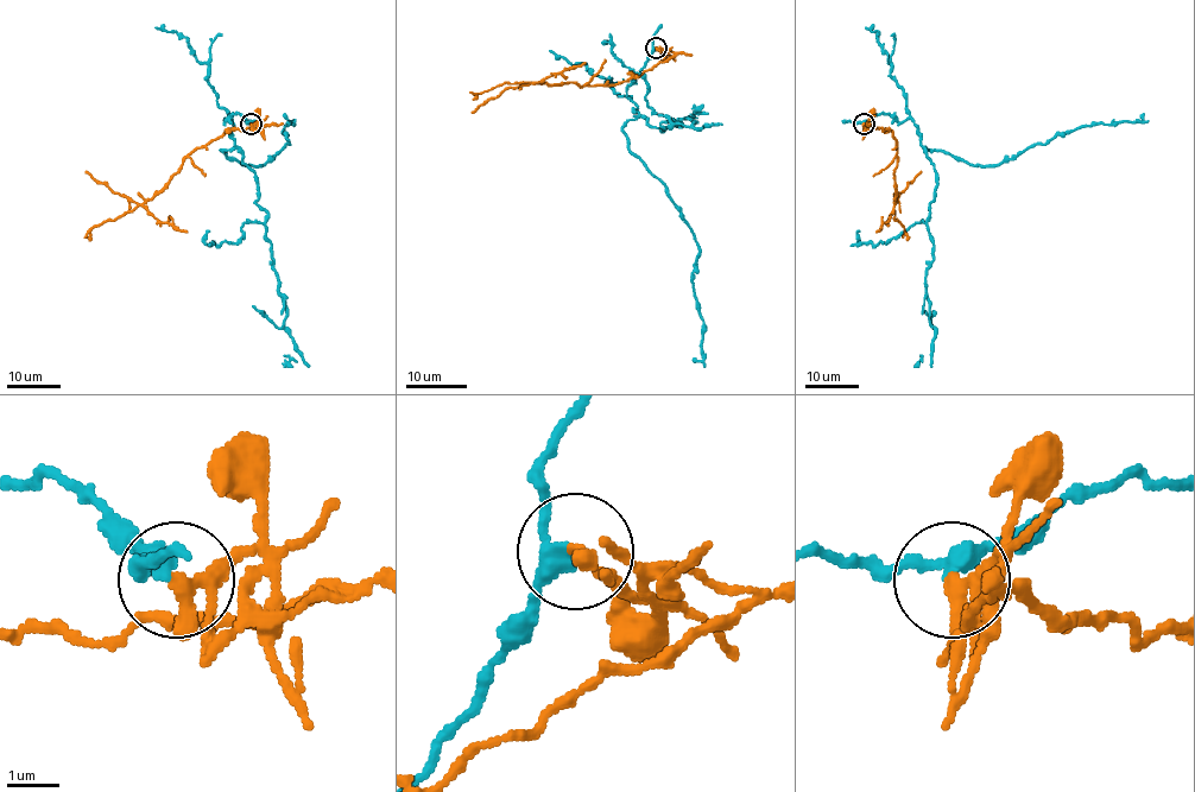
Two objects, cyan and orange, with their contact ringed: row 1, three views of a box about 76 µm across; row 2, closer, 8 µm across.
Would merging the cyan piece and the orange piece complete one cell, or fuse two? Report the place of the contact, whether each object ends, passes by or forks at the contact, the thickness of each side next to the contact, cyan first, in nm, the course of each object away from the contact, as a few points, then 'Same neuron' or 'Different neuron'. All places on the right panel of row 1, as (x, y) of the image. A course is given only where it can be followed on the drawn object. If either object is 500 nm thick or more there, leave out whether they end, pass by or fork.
Place: (864, 124). At the ring cyan passes by. At the ring orange passes by. Thickness 320 nm (cyan) against 260 nm. Course of cyan: (862, 124), (881, 113), (898, 121), (911, 119), (927, 150), (988, 166), (1081, 127), (1143, 121), (1144, 113). Course of orange: (862, 124), (889, 130), (897, 141), (893, 219), (902, 226), (908, 240). Different neuron

